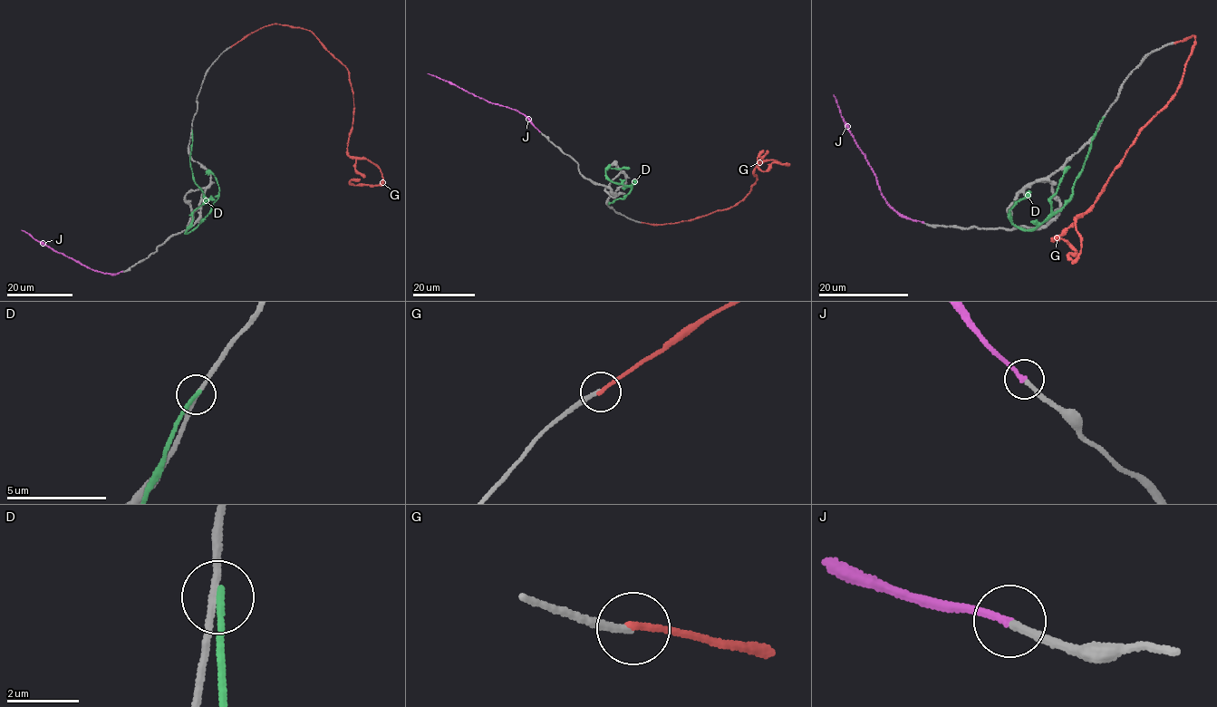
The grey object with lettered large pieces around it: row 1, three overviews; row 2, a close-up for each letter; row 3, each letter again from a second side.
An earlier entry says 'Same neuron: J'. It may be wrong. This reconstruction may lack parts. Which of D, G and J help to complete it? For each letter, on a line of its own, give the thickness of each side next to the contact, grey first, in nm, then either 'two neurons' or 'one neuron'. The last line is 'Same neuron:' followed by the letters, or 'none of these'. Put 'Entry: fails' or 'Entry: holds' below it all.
D: 180/200 nm | two neurons
G: 200/180 nm | two neurons
J: 220/220 nm | one neuron
Same neuron: J
Entry: holds

